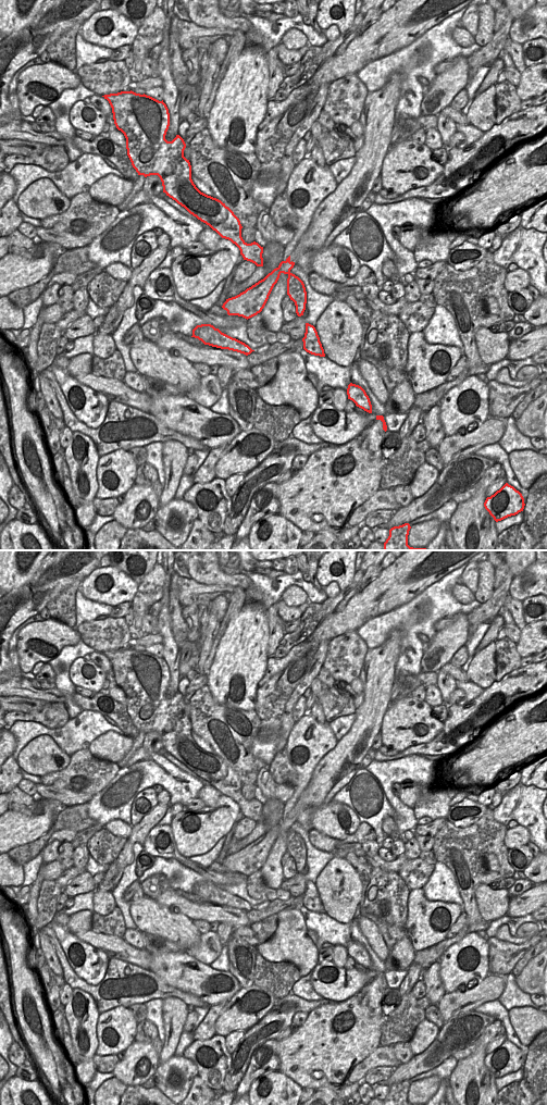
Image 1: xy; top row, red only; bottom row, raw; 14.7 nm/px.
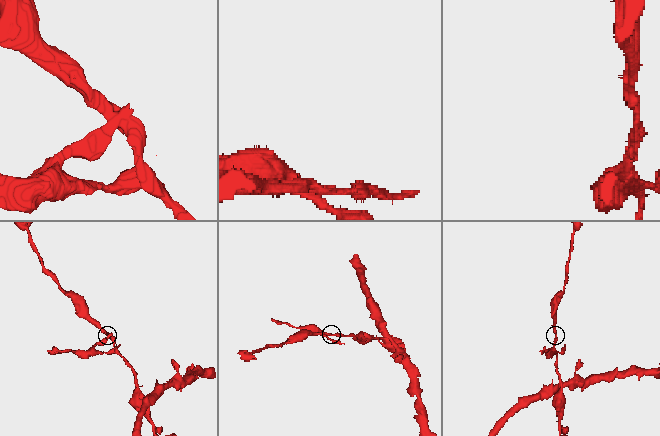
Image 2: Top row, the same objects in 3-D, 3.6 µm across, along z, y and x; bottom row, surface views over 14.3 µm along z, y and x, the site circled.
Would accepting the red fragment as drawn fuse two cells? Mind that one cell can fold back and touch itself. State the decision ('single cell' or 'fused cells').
fused cells

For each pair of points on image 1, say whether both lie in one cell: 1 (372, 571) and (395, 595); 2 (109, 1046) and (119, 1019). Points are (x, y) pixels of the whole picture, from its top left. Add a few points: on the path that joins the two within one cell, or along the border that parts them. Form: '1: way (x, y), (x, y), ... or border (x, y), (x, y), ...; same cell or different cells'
1: border (383, 569), (357, 593); different cells
2: way (117, 1044), (120, 1039), (119, 1028); same cell

